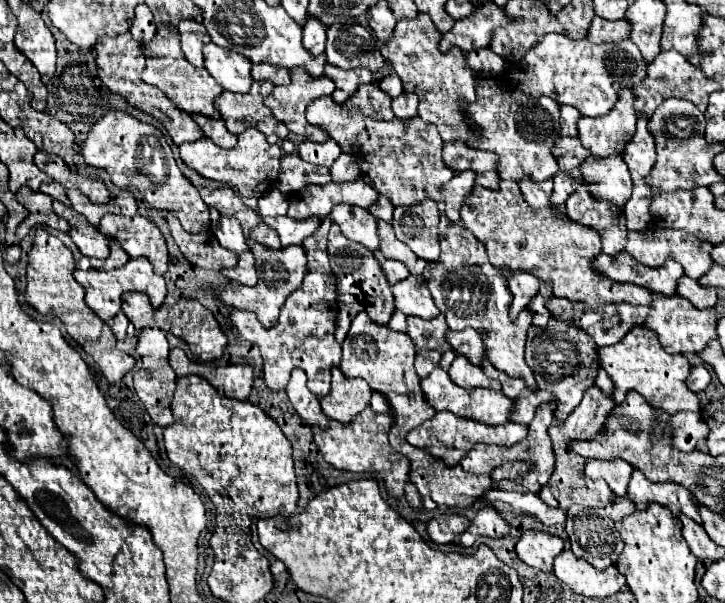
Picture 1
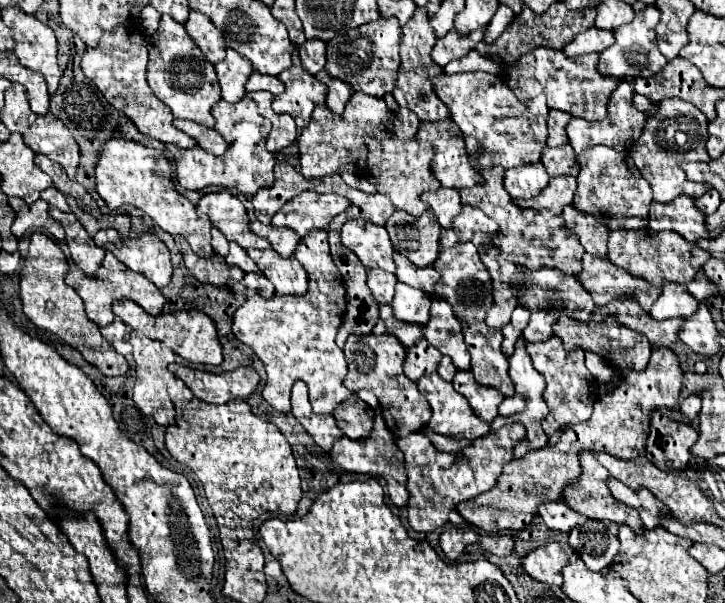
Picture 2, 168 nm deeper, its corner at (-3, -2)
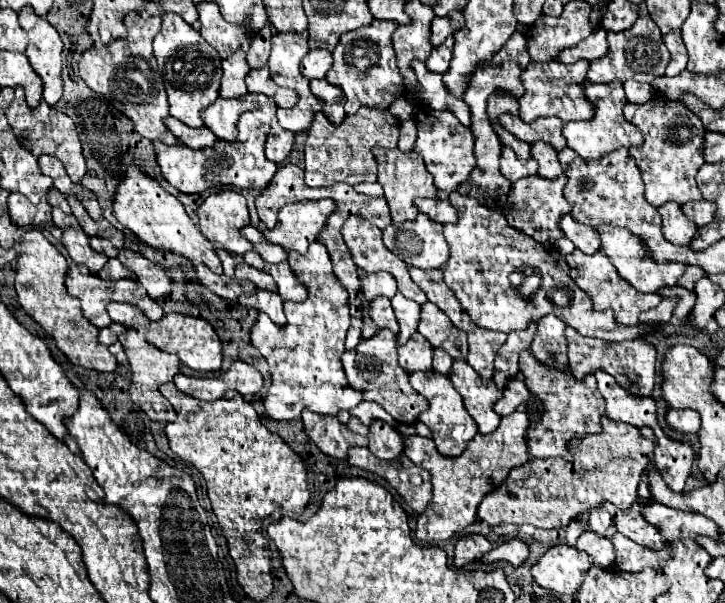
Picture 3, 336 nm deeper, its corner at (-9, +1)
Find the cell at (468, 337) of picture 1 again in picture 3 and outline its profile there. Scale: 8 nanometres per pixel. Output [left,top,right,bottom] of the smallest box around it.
[419,303,467,359]

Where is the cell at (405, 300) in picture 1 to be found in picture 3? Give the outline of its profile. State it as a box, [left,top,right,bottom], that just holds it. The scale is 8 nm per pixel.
[391,293,421,345]

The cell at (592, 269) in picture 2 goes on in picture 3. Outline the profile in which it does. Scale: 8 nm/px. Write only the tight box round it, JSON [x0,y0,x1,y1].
[567,249,663,325]

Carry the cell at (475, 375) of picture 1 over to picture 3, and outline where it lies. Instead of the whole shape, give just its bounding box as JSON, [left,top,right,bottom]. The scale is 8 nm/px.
[449,361,503,435]

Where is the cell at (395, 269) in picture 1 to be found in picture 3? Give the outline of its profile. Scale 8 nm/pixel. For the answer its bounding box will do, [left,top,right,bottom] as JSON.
[359,271,397,301]

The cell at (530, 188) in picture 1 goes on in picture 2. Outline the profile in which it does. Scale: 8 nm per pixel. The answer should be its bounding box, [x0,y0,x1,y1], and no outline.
[505,164,549,200]

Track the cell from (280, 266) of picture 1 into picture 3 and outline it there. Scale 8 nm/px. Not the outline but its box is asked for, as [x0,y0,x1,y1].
[265,263,307,301]

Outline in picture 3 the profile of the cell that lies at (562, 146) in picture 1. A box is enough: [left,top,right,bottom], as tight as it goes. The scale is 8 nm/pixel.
[531,141,563,179]

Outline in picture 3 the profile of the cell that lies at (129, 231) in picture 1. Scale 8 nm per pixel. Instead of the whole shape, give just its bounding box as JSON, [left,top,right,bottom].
[91,237,171,299]

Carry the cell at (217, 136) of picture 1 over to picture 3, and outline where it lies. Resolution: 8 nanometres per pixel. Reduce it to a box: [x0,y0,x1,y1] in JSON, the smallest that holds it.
[165,117,217,149]

